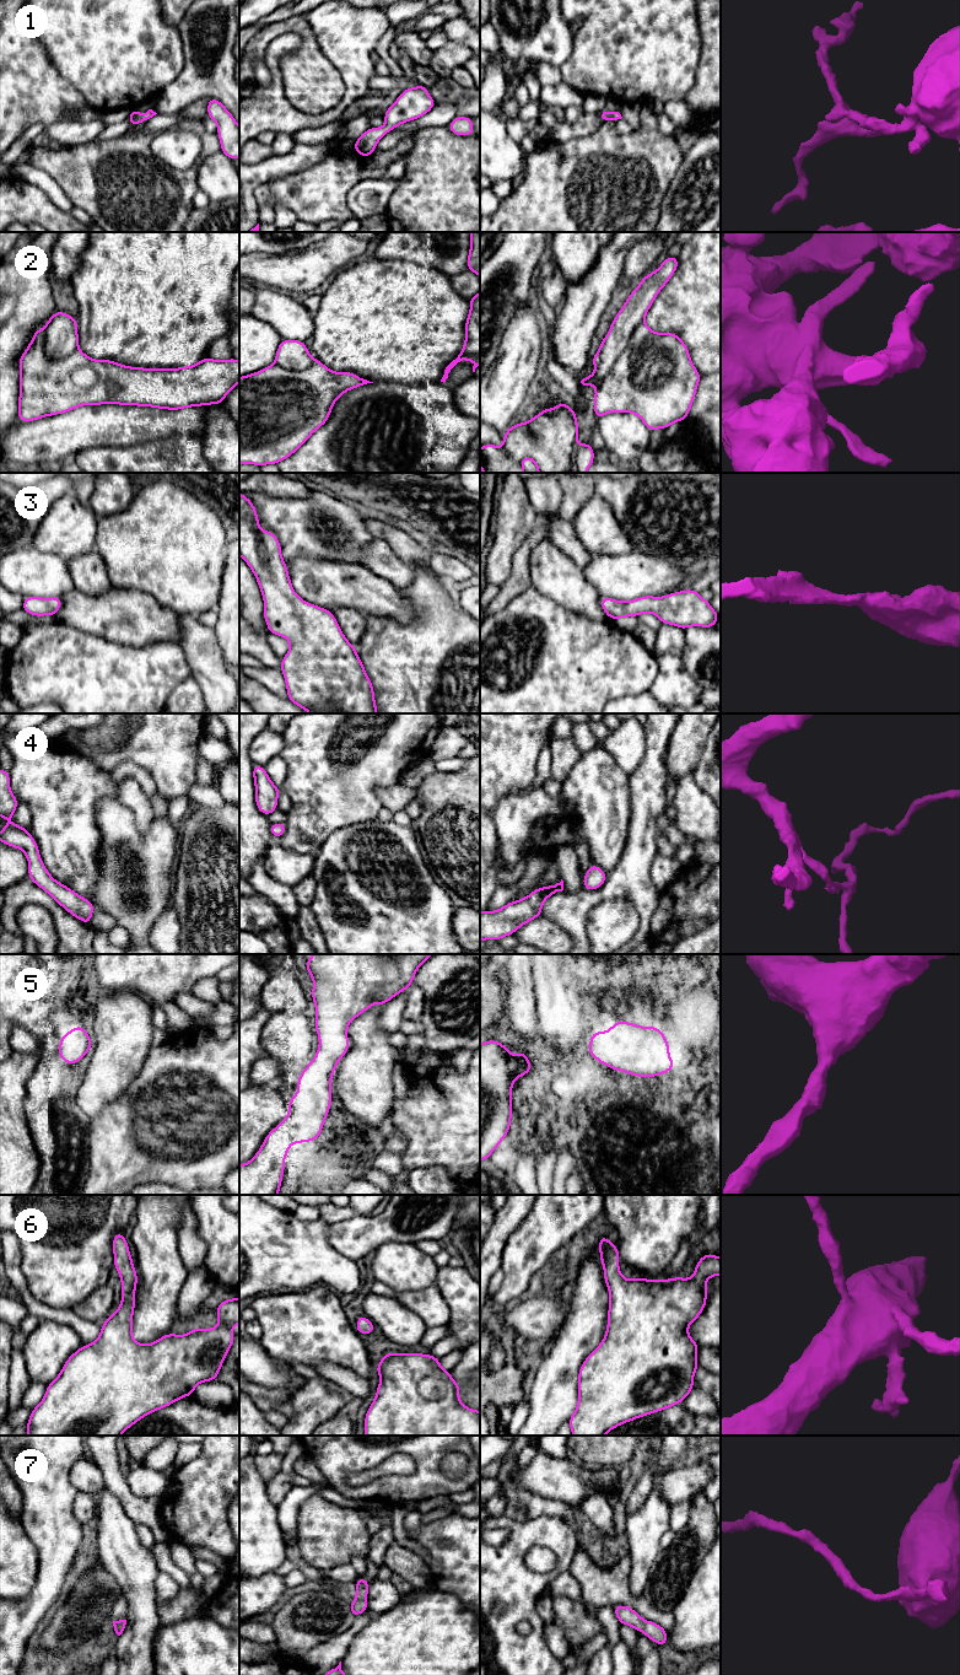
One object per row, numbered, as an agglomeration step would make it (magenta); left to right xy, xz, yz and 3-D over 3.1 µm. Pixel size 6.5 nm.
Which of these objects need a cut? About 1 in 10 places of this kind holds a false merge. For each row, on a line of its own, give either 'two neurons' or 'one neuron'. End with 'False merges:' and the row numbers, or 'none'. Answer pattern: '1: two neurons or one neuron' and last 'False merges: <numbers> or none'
1: one neuron
2: one neuron
3: one neuron
4: one neuron
5: one neuron
6: one neuron
7: one neuron
False merges: none

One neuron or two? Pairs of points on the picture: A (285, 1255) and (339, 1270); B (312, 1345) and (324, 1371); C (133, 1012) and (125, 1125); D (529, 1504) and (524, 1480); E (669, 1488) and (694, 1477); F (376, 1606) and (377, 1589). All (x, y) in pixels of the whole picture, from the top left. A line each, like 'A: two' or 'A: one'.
A: one
B: two
C: two
D: two
E: one
F: one

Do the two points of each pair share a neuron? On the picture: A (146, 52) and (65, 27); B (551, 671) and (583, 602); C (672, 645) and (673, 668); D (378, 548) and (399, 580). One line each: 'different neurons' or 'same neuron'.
A: same neuron
B: different neurons
C: different neurons
D: same neuron

